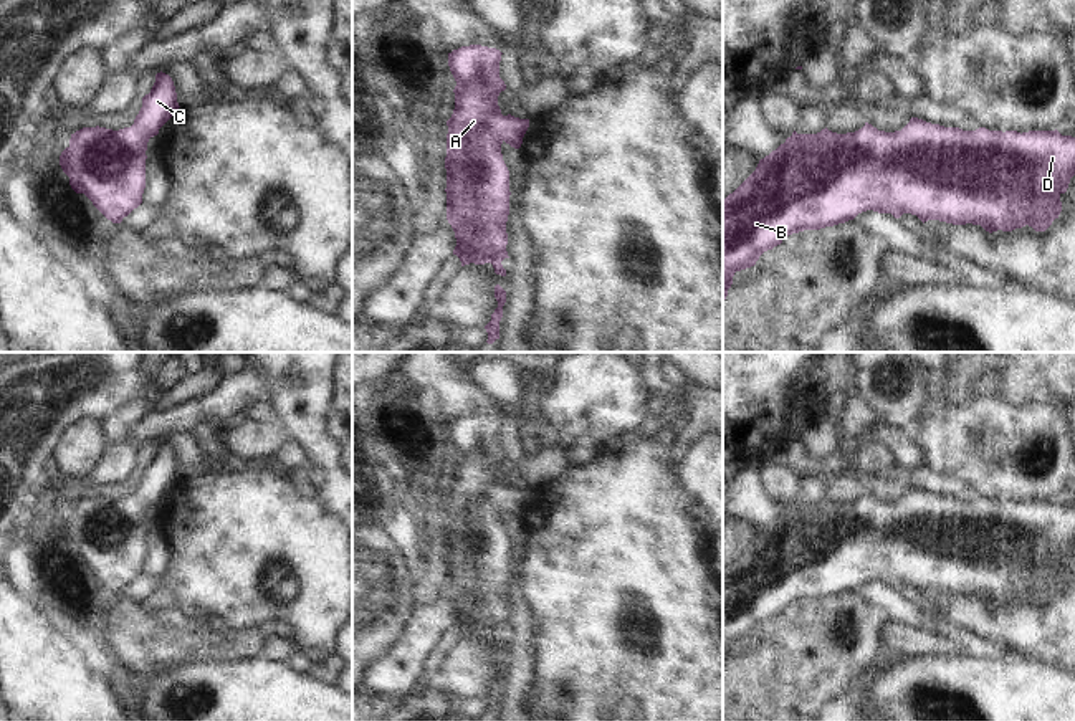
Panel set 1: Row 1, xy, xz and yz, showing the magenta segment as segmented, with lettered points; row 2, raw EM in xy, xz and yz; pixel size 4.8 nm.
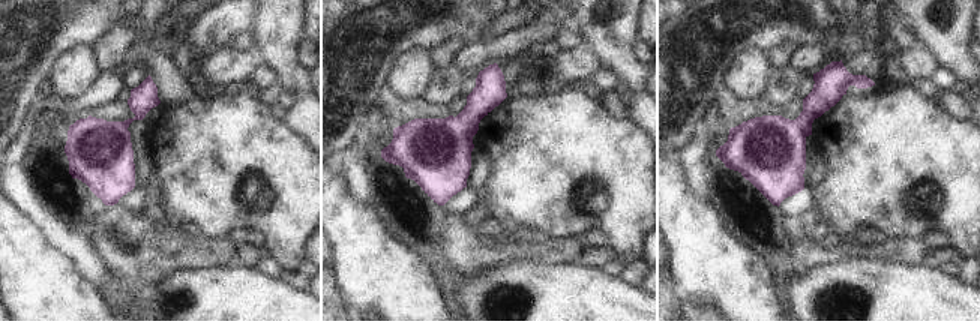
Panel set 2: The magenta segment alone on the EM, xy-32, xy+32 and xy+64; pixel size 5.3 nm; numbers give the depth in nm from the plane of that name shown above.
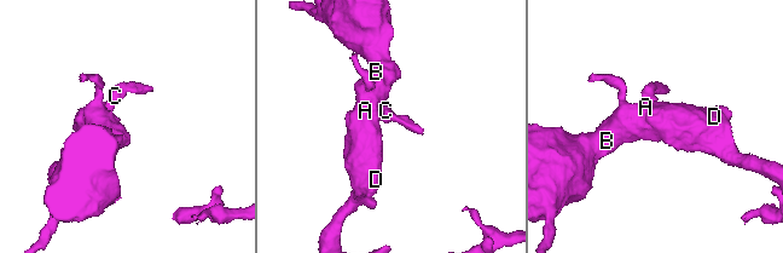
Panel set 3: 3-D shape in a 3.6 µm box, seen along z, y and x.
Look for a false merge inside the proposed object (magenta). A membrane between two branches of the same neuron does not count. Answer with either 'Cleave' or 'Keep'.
Keep.

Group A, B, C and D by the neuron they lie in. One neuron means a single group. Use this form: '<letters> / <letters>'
A B C D

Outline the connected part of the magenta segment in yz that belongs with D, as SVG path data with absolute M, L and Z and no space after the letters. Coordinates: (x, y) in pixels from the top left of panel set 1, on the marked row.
M918 117L895 132L878 131L872 124L855 132L837 134L827 127L817 134L792 132L776 150L759 160L756 170L723 200L723 303L736 271L751 268L759 256L781 245L792 233L820 230L853 220L873 210L916 215L923 223L939 220L953 225L981 225L986 232L1012 232L1025 225L1045 232L1062 212L1060 195L1075 175L1075 137L1055 131L963 131Z

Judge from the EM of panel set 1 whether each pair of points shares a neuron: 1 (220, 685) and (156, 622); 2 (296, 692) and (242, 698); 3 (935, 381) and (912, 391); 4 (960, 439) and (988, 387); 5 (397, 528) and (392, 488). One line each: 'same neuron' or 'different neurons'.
1: different neurons
2: same neuron
3: different neurons
4: same neuron
5: different neurons

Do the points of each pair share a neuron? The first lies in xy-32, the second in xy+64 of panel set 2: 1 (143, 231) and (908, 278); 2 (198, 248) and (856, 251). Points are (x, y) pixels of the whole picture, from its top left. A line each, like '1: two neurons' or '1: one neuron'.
1: two neurons
2: one neuron

